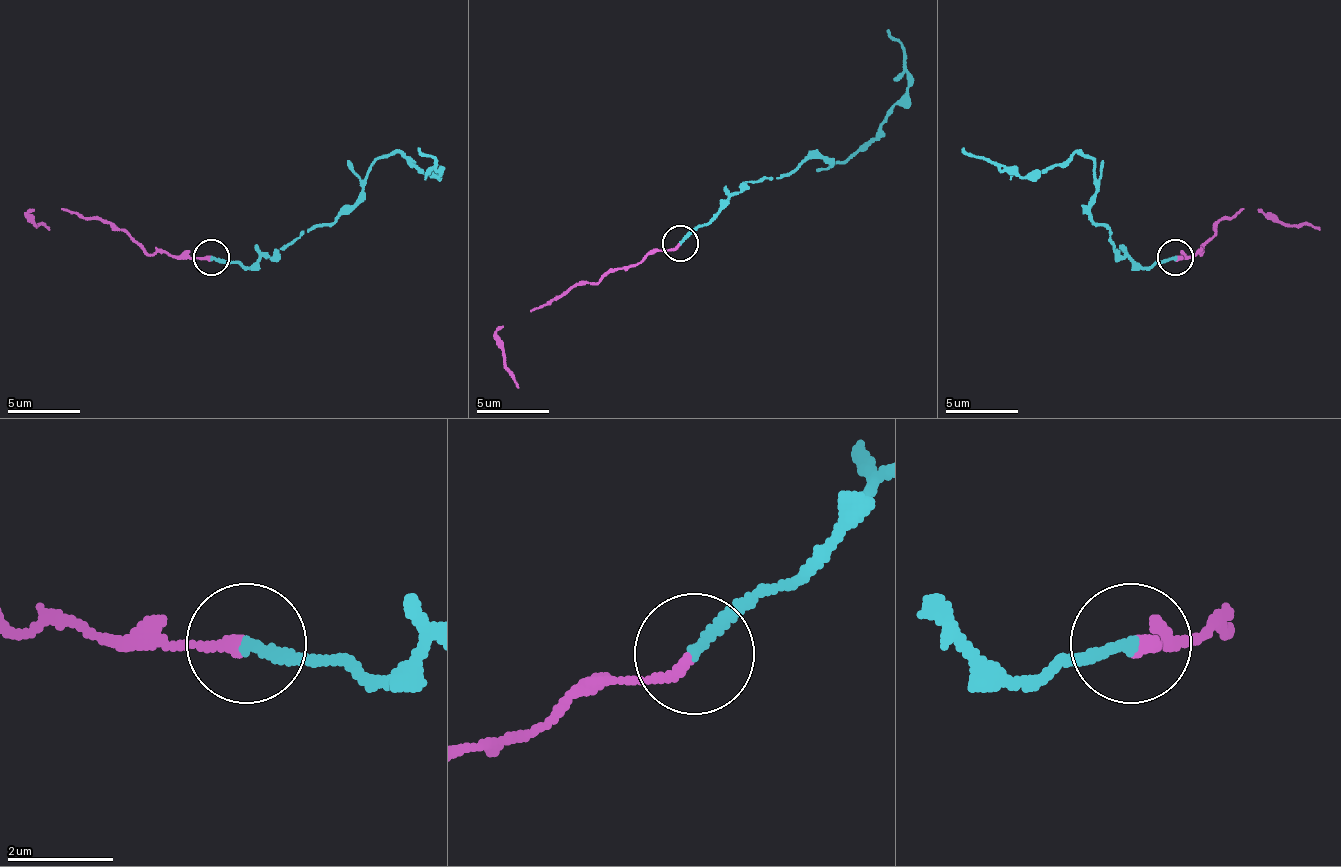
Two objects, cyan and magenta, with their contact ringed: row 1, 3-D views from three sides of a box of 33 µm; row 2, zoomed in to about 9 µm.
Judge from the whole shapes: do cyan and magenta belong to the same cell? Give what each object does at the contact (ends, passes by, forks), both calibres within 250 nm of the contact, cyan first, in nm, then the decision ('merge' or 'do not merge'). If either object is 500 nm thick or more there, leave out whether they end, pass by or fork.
cyan ends; magenta ends; calibres 190 and 200 nm; merge

